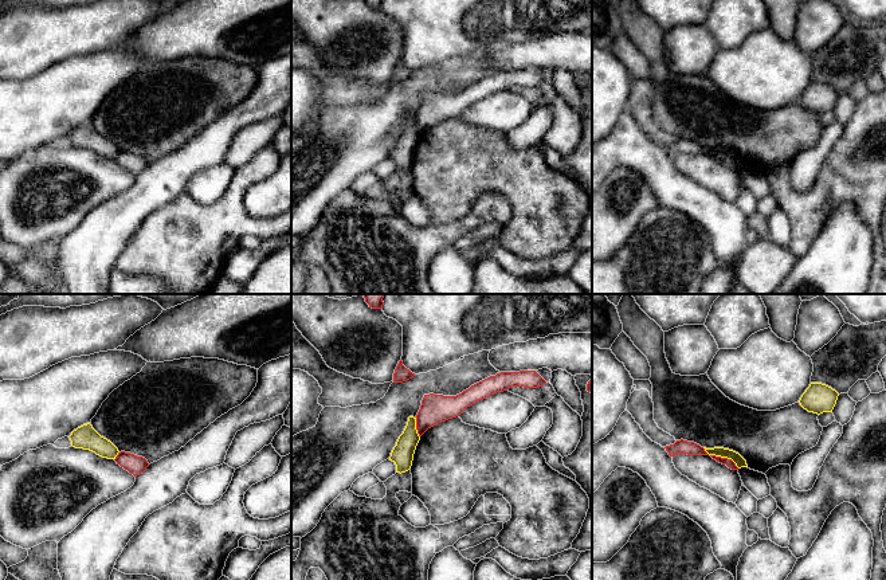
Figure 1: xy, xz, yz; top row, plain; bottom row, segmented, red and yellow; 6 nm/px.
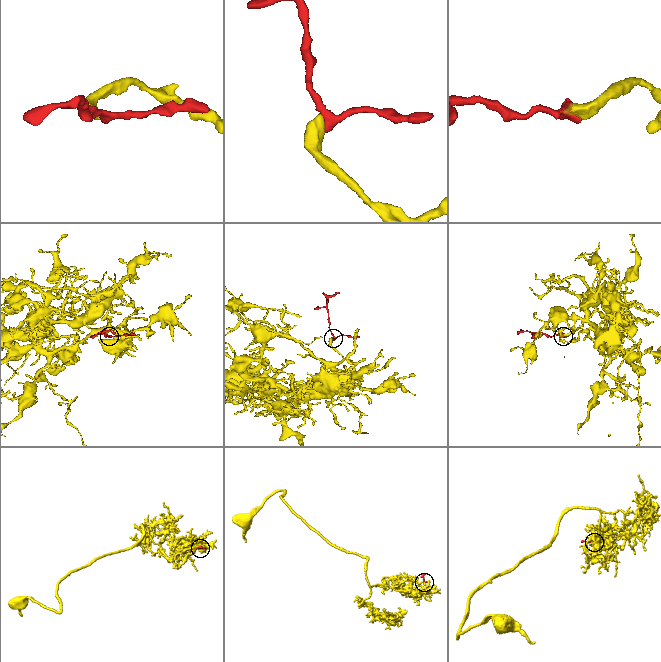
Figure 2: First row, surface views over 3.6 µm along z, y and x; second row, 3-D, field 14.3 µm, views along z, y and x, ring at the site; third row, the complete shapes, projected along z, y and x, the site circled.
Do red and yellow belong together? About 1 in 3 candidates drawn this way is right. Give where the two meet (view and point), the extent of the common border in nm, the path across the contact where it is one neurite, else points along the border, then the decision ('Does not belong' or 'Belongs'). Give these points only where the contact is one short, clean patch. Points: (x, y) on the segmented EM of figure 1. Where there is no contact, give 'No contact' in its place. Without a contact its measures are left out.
Touches red at yz (720, 457). Shared border 260 nm. Boundary: yz (702, 447), (709, 454), (729, 458), (739, 467). Does not belong

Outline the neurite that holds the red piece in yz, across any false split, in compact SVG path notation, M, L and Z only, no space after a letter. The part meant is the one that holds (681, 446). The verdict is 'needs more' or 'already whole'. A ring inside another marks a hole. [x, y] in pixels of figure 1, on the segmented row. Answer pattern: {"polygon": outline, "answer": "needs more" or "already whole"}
{"polygon": "M677 440L674 444L666 446L666 451L670 456L675 456L678 454L687 454L687 455L709 455L703 447L694 442L687 440Z", "answer": "already whole"}

